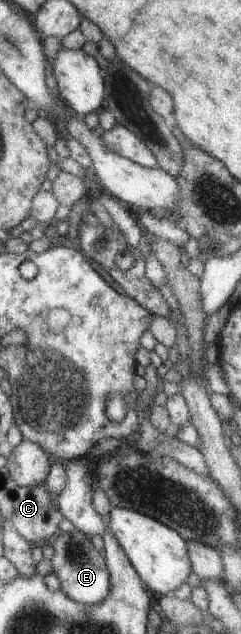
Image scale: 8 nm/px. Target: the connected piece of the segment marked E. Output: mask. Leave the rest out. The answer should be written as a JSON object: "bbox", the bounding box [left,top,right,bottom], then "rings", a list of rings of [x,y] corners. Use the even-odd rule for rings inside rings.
{"bbox":[49,530,110,606],"rings":[[[74,530],[73,532],[57,533],[50,540],[49,545],[54,549],[50,560],[52,572],[60,581],[60,592],[66,598],[80,604],[80,606],[92,606],[102,602],[110,592],[110,576],[102,552],[98,552],[92,545],[89,537]]]}

